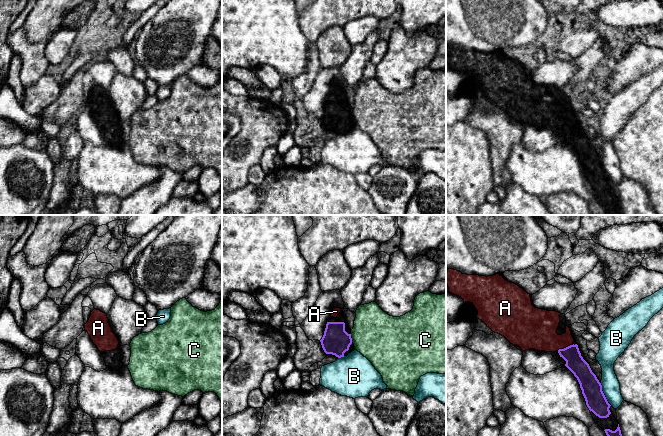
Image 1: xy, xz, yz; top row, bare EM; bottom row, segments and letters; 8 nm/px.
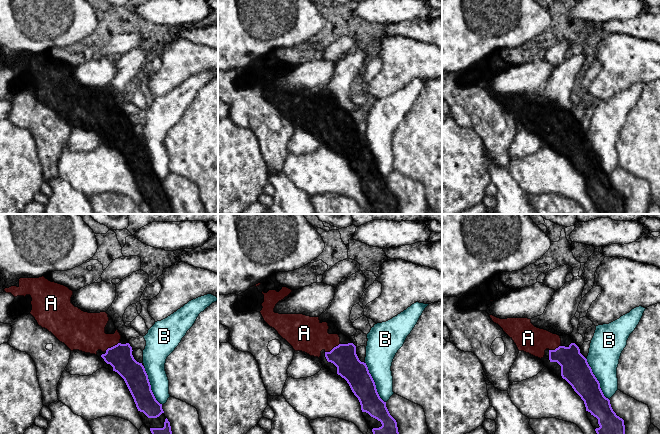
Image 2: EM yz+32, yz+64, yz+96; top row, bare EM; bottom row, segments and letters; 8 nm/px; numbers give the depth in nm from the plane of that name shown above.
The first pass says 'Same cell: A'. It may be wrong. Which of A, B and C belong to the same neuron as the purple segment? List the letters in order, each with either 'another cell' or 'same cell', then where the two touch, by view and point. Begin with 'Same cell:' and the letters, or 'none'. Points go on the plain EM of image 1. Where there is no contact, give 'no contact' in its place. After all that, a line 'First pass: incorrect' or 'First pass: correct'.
Same cell: A
A: same cell; contact yz (566, 123)
B: another cell; contact yz (603, 170)
C: another cell; contact xz (351, 114)
First pass: correct

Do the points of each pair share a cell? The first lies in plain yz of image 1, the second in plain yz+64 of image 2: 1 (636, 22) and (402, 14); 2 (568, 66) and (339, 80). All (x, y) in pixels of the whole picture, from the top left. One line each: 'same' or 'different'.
1: same
2: different

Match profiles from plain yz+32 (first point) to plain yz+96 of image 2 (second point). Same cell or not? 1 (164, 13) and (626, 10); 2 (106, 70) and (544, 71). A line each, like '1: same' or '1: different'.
1: same
2: same

